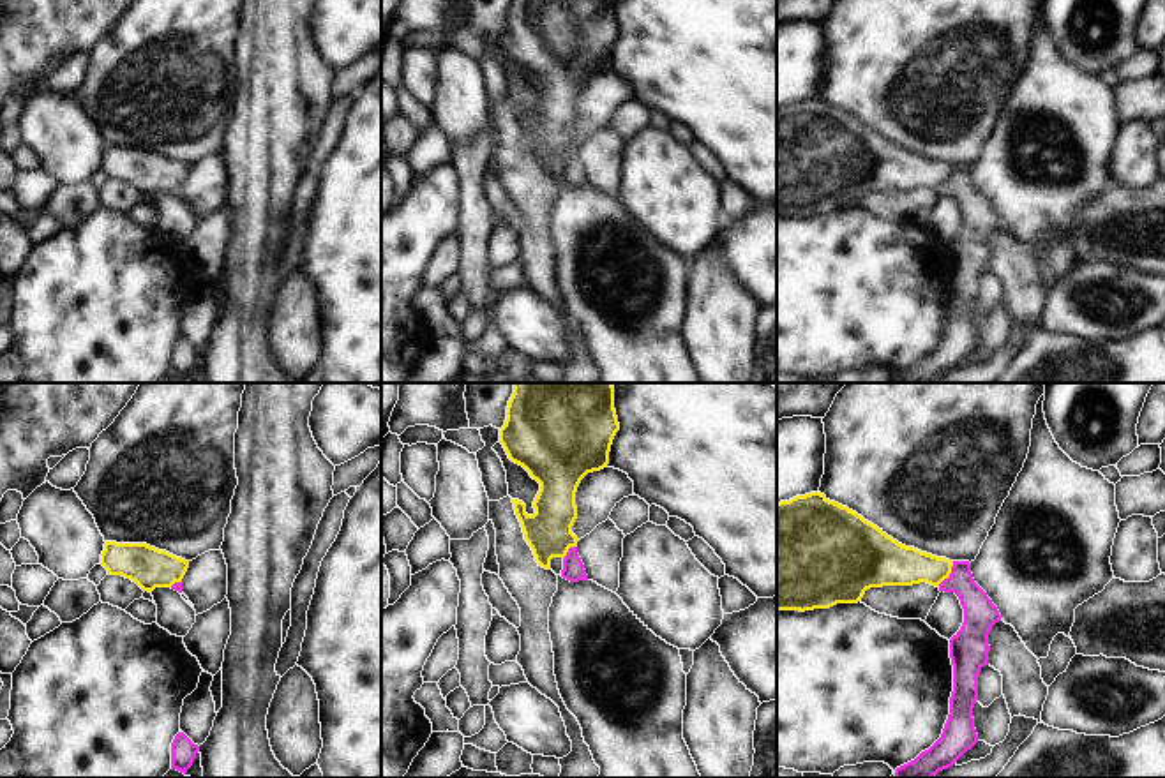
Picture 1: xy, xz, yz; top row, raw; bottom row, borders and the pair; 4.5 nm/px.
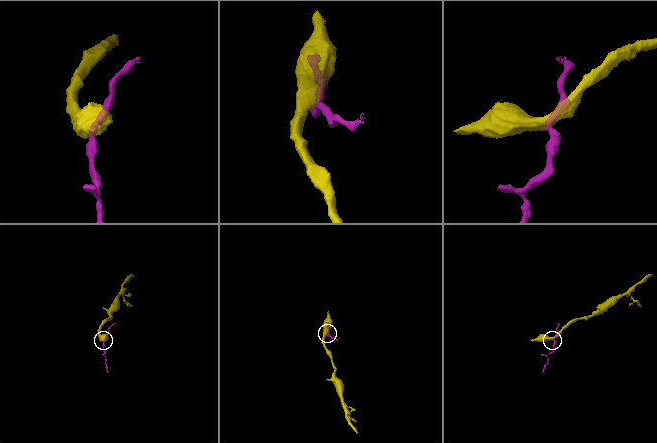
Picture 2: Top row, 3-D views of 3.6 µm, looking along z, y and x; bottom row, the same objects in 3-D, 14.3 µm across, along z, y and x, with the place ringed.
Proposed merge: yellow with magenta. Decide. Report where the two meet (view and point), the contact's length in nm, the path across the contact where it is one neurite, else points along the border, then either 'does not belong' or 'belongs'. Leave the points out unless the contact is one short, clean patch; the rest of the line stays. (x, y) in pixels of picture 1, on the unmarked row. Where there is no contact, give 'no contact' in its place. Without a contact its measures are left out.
yz (950, 177) | 140 nm | along yz (954, 166), (952, 177), (938, 191) | does not belong

